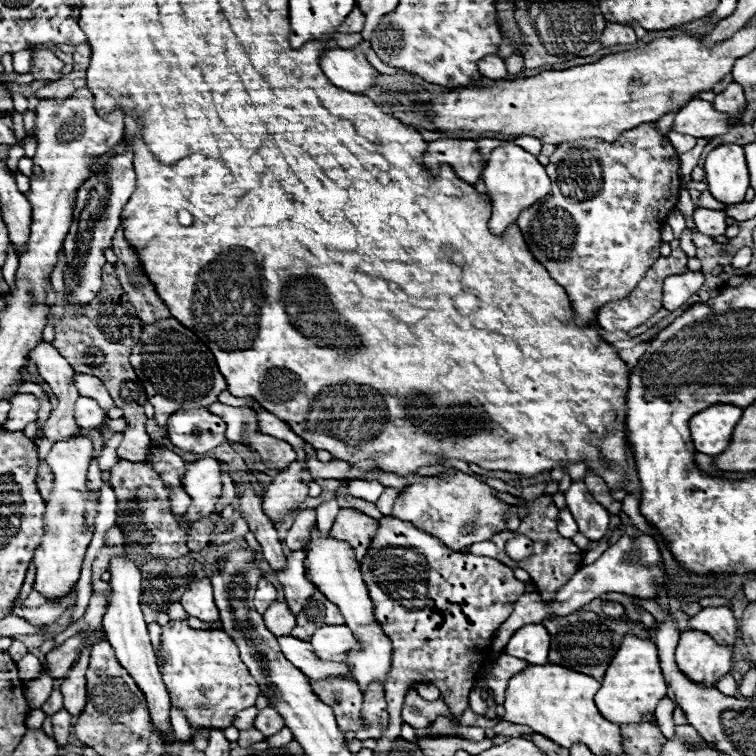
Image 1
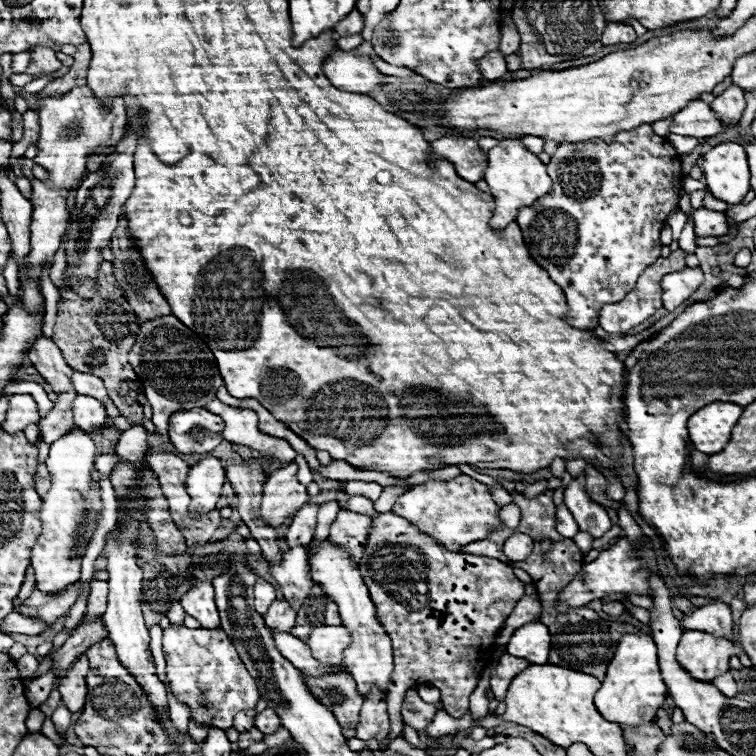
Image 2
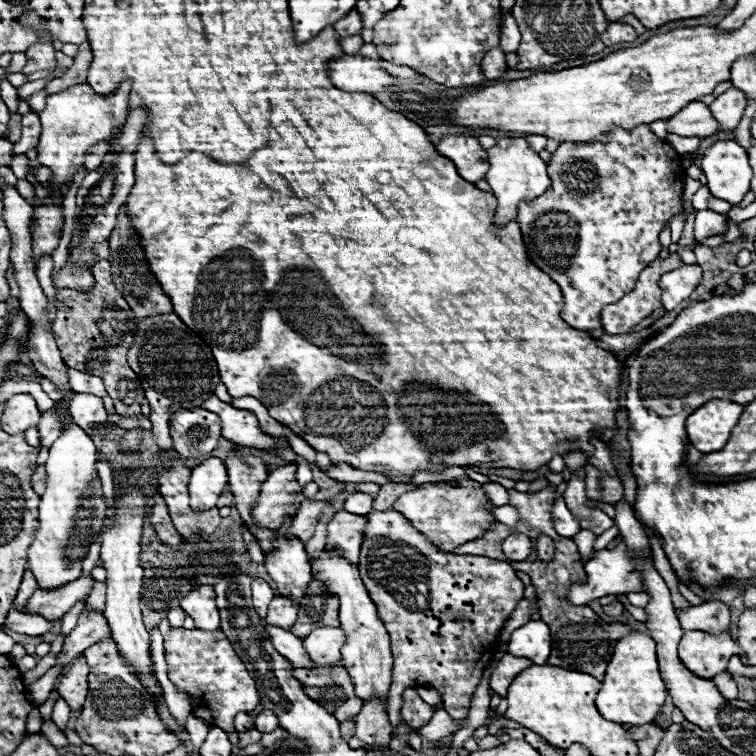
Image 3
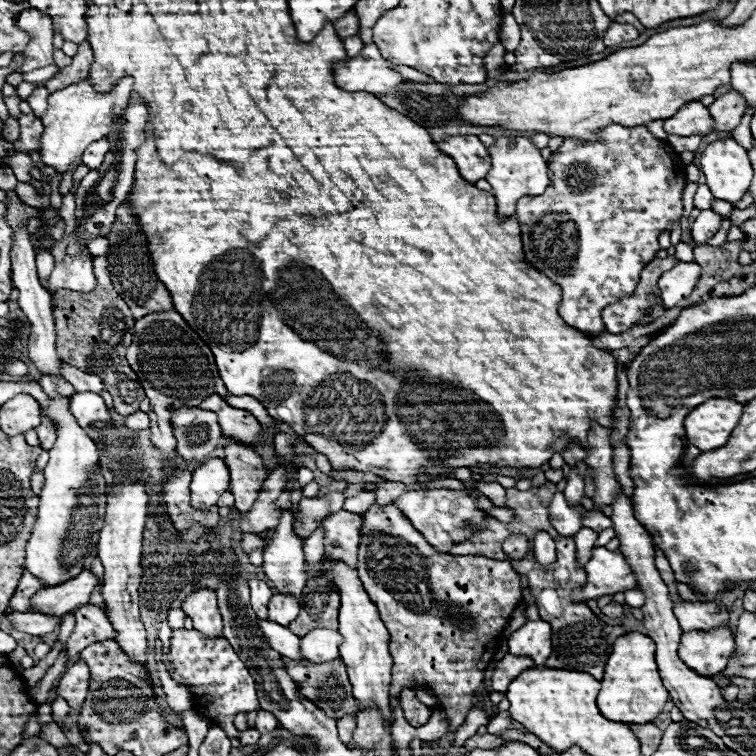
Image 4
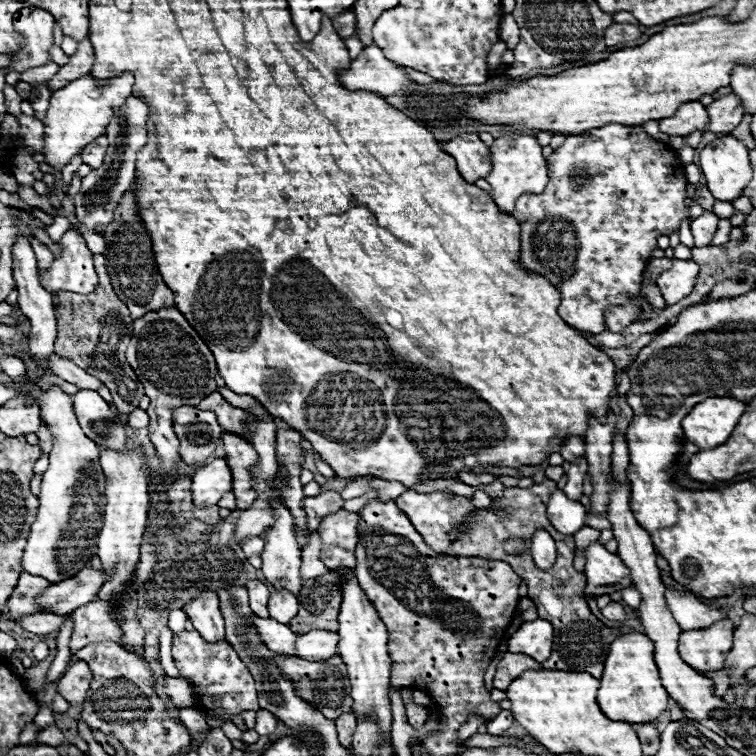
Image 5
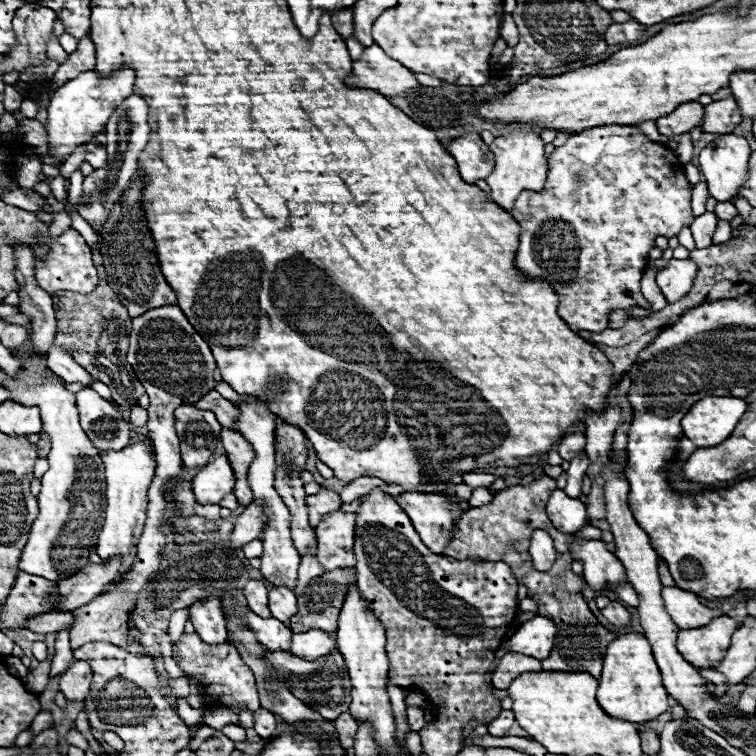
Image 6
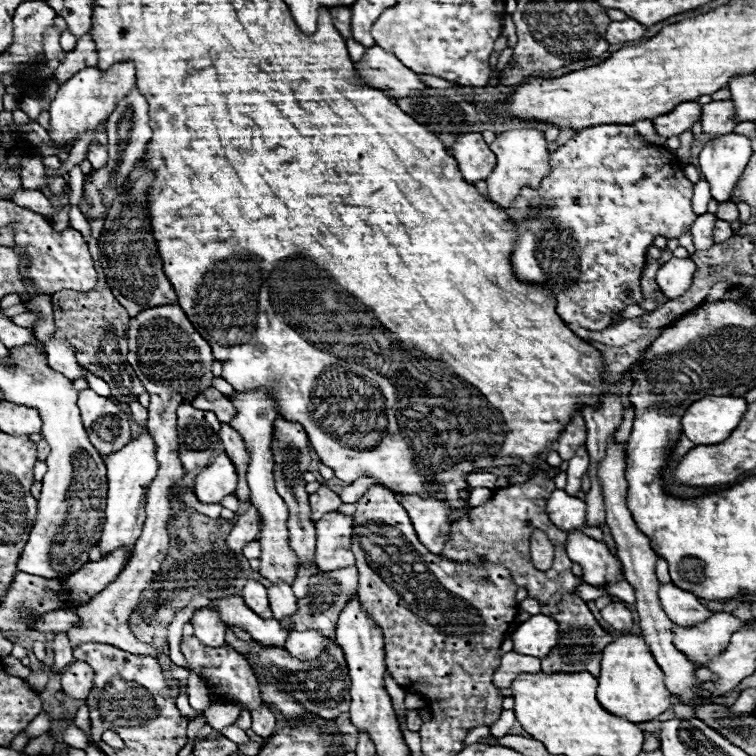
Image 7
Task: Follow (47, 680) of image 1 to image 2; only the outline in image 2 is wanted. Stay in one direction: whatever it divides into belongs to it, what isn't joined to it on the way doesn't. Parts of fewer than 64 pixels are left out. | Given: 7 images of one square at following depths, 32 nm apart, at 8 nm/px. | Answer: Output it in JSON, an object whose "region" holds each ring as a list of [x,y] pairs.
{"region":[[[50,670],[50,672],[46,672],[46,674],[38,676],[38,678],[34,678],[34,680],[26,686],[26,698],[28,698],[28,702],[30,702],[32,708],[38,708],[40,704],[46,702],[48,694],[54,690],[54,680],[56,680],[56,676],[54,676],[54,672]]]}

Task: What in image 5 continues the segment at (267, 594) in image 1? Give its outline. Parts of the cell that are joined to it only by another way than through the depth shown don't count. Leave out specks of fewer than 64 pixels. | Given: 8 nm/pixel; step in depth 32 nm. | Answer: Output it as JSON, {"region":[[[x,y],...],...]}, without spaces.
{"region":[[[250,580],[246,588],[250,594],[250,608],[254,610],[254,614],[260,618],[268,618],[268,598],[270,598],[268,586],[260,580]]]}

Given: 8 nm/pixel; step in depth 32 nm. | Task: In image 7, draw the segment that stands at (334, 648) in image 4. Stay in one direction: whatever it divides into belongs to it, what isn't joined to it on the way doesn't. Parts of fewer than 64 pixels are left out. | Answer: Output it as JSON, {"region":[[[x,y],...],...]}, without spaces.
{"region":[[[292,630],[286,642],[286,650],[294,658],[316,658],[316,654],[322,654],[328,648],[328,642],[332,642],[332,638],[322,636],[316,630],[306,630],[306,632]]]}

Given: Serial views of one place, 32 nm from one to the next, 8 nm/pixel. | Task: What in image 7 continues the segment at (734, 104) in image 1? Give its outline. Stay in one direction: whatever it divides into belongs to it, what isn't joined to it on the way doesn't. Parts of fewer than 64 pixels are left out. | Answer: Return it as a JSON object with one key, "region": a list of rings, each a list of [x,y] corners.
{"region":[[[716,100],[702,106],[702,132],[712,136],[730,134],[736,128],[736,110],[732,100]]]}

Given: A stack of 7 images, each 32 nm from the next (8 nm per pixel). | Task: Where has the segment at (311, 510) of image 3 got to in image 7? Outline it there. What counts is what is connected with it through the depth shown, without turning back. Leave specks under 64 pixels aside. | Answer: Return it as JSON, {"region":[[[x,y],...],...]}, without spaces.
{"region":[[[320,486],[320,490],[316,494],[310,494],[308,498],[310,502],[310,510],[312,510],[312,522],[316,524],[324,514],[328,512],[336,512],[342,506],[342,500],[338,498],[336,492],[332,492],[328,486]]]}

